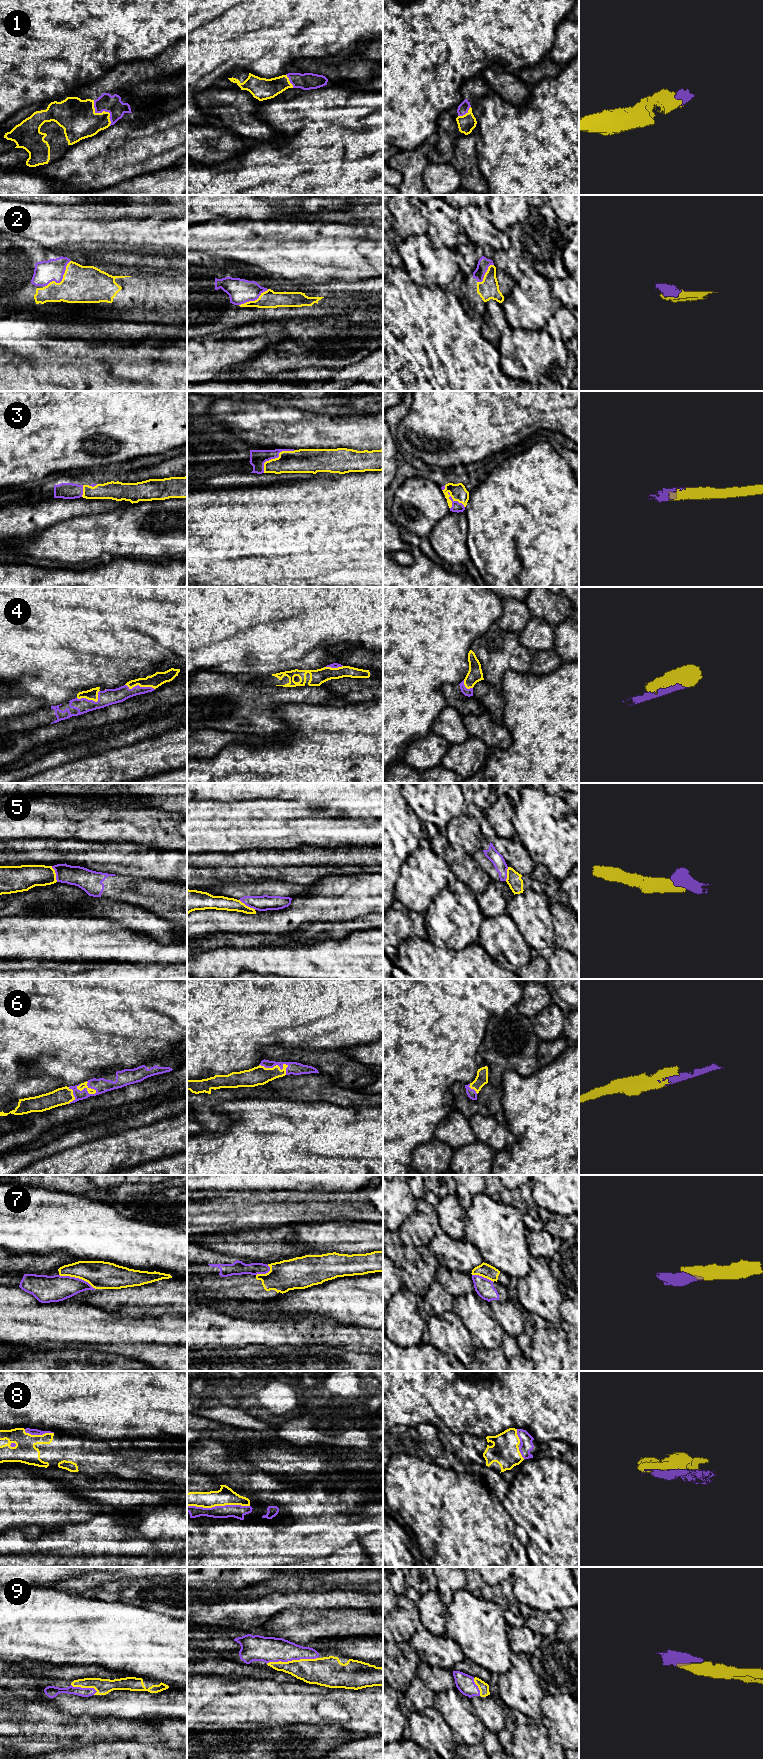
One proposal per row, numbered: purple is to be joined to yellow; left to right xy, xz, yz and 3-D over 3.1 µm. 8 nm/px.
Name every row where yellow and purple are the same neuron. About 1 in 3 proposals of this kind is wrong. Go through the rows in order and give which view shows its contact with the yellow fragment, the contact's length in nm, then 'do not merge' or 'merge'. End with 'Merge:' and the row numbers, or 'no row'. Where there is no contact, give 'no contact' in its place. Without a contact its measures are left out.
1: meets yellow in xy; contact 240 nm long; merge
2: meets yellow in xy; contact 300 nm long; merge
3: meets yellow in xz; contact 320 nm long; merge
4: meets yellow in xy; contact 240 nm long; merge
5: meets yellow in xz; contact 160 nm long; do not merge
6: meets yellow in xy; contact 180 nm long; merge
7: meets yellow in xy; contact 320 nm long; do not merge
8: meets yellow in xz; contact 500 nm long; merge
9: meets yellow in xz; contact 420 nm long; merge
Merge: 1, 2, 3, 4, 6, 8, 9

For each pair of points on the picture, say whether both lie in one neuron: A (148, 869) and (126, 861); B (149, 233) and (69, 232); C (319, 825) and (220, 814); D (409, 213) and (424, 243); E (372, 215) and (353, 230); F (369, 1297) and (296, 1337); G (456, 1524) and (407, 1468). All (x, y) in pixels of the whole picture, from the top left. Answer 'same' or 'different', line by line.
A: same
B: same
C: same
D: different
E: different
F: different
G: same

